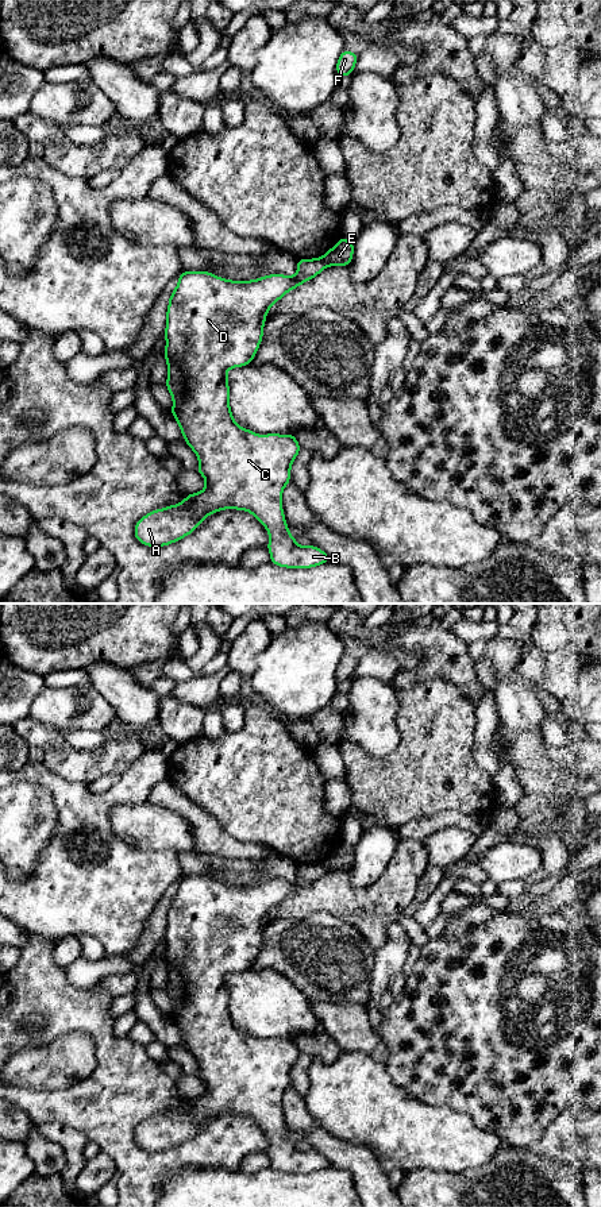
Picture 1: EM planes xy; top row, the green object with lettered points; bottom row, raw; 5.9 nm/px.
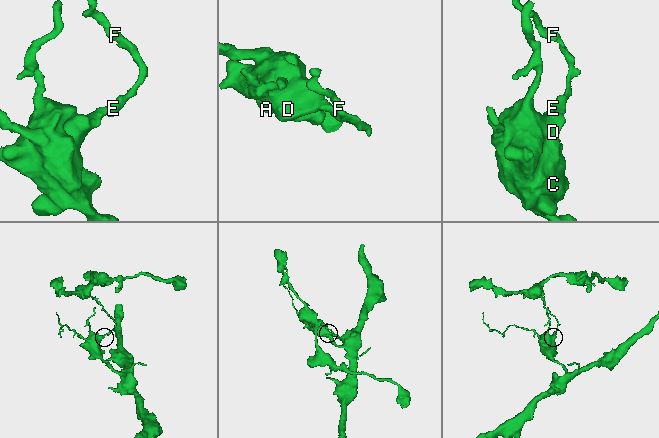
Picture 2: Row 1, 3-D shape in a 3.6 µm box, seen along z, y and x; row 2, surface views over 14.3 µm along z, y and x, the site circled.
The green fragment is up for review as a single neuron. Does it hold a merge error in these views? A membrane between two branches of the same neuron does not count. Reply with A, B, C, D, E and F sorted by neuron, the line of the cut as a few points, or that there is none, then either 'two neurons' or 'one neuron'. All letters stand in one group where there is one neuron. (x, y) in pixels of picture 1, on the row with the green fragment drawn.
A B C D / E F; cut in xy along (322, 257), (327, 266); two neurons

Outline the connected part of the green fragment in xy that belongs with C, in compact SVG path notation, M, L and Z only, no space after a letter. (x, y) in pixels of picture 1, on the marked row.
M324 258L297 259L297 273L292 277L284 274L269 274L251 281L231 281L220 278L209 271L181 271L177 288L172 292L166 312L165 329L165 359L167 363L166 387L173 398L170 413L181 428L186 444L199 458L199 468L205 479L205 489L186 494L186 498L165 509L155 509L145 514L136 524L134 535L136 540L147 547L163 547L180 541L190 535L212 513L223 509L238 509L250 512L267 531L270 541L266 548L270 562L286 568L311 568L330 562L330 556L316 545L298 545L288 529L282 510L282 490L290 482L292 463L301 447L294 435L257 435L239 427L230 408L230 386L227 371L253 363L263 338L266 313L271 305L281 300L288 292L315 278L327 267Z

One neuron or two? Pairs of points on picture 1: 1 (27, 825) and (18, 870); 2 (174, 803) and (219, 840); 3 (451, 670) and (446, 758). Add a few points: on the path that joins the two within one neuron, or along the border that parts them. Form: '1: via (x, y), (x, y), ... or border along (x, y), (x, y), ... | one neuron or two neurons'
1: via (19, 836), (19, 859) | one neuron
2: via (185, 808), (208, 829) | one neuron
3: border along (419, 681), (446, 678), (463, 693) | two neurons

